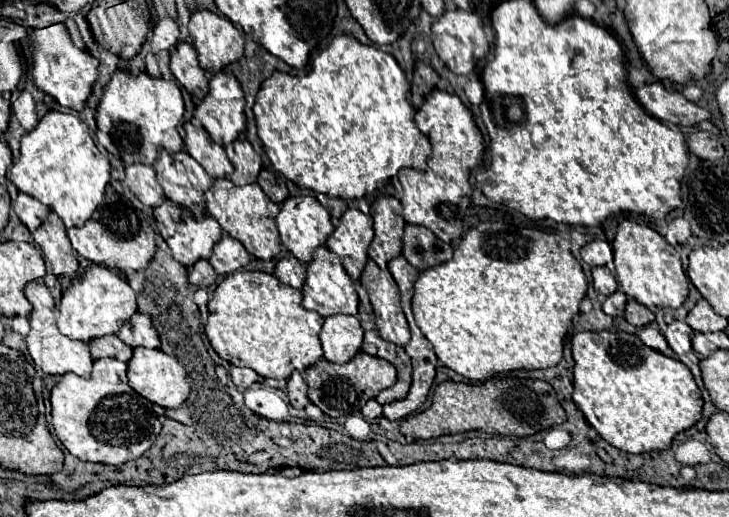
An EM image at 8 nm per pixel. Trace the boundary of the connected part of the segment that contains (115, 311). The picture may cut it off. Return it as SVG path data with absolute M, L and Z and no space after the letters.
M91 263L85 269L85 275L79 283L73 283L63 291L63 299L59 305L59 319L57 327L69 339L79 339L89 343L95 337L113 335L121 329L121 325L137 311L135 291L123 281L119 275L111 273L107 267Z

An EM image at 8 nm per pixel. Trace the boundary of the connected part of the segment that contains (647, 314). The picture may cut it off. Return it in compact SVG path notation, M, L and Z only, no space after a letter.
M627 299L627 307L625 307L625 319L635 325L635 327L643 327L651 321L655 321L655 315L641 303L637 303L635 299Z

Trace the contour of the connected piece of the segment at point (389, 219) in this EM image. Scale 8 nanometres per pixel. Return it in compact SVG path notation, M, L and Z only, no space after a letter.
M377 197L371 205L371 217L373 218L374 237L368 249L369 258L382 269L388 269L391 259L401 255L401 239L403 239L403 227L405 221L401 217L401 203L395 197Z

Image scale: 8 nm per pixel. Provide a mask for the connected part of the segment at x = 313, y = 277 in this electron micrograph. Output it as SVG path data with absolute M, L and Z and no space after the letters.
M325 245L317 247L313 251L313 261L307 265L307 279L303 283L303 307L317 311L321 317L329 317L335 313L345 313L345 315L357 315L357 293L353 287L353 279L347 275L347 271L341 265L341 259L331 253Z

